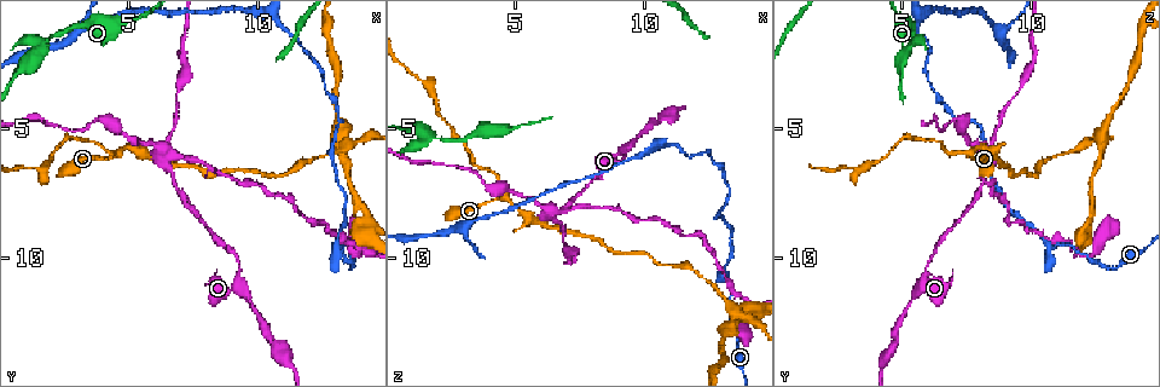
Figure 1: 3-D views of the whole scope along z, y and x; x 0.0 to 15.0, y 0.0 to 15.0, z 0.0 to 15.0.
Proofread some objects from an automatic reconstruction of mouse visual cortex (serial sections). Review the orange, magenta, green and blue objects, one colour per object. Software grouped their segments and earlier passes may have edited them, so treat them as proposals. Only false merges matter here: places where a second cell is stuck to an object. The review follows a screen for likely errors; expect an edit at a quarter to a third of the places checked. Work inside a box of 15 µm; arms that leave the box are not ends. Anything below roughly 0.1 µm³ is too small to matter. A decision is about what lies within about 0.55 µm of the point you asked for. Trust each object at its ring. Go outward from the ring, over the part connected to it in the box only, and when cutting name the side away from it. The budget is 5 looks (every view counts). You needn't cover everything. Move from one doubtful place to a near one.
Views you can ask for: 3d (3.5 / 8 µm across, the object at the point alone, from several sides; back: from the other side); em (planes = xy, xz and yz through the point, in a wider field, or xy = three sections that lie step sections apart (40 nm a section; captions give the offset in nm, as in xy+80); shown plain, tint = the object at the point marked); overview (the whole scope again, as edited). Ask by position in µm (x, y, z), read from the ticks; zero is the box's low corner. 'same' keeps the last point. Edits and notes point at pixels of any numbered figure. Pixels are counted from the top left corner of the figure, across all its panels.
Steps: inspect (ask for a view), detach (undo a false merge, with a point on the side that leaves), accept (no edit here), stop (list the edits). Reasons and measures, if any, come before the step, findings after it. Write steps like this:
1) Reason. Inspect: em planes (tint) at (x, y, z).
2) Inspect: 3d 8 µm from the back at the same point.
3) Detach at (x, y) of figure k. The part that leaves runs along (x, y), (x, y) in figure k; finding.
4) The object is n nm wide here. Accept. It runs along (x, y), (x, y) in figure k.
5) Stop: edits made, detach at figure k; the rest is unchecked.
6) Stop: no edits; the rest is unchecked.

Abrupt turn. Inspect: 3d 3.5 µm at (4.6, 6.0, 7.6).

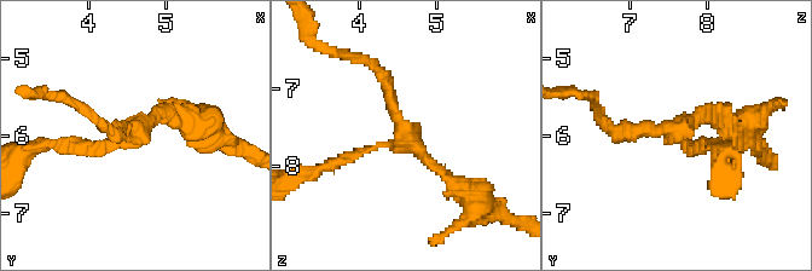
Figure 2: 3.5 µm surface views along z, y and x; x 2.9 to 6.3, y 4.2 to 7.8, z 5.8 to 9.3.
Inspect: em xy step 1 (plain) at (4.60, 5.95, 7.65).

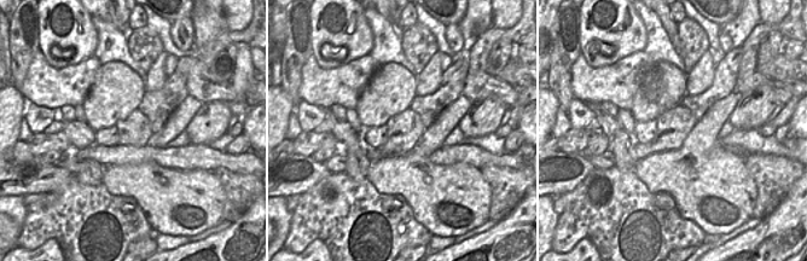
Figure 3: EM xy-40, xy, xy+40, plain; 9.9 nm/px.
Where the object lies. Inspect: em xy step 1 (tint) at the same point.

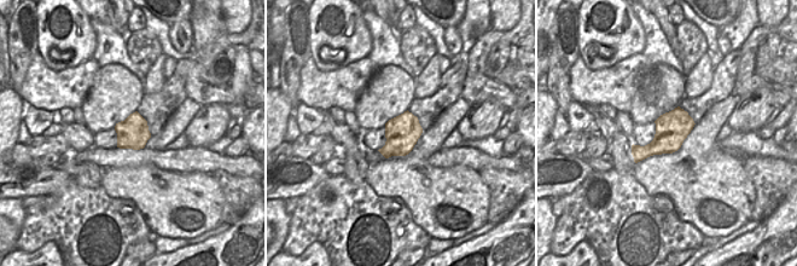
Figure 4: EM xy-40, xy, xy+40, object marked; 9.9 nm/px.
The arms are 150, 150, 200 nm wide. Accept. It runs along (334, 165), (375, 145), (409, 143), (464, 189) in figure 2; all the same cell.

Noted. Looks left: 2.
Narrows sharply. Inspect: 3d 8 µm at (6.4, 6.1, 8.4).

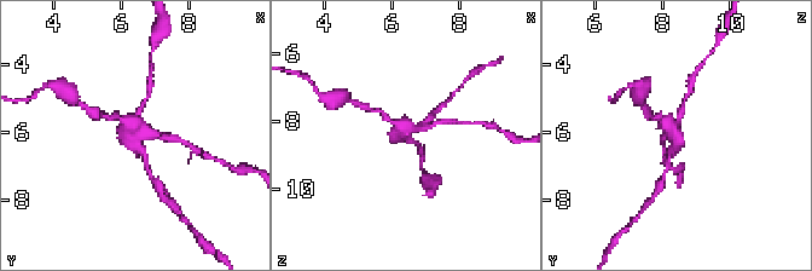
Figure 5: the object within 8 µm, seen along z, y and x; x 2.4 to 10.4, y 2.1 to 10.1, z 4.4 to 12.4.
Inspect: em planes (tint) at (6.5, 6.1, 8.4).

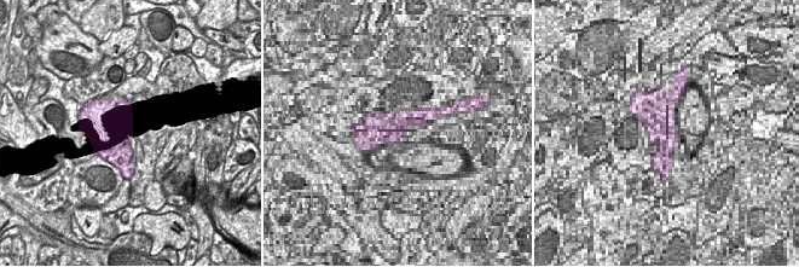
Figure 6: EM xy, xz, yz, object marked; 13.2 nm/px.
The object is 650 nm wide here. Detach at (162, 136) of figure 5. A border runs along (131, 102), (104, 149) in figure 6; a second cell is stuck on.

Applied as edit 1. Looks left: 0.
Stop: edits made, detach at figure 5; the rest is unchecked.

